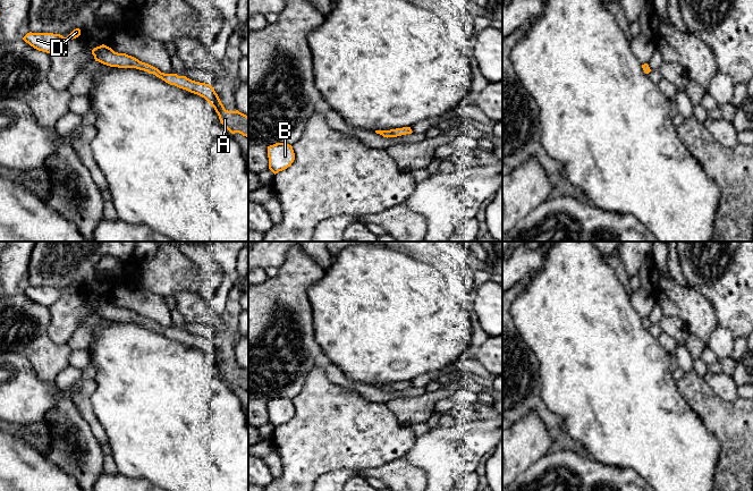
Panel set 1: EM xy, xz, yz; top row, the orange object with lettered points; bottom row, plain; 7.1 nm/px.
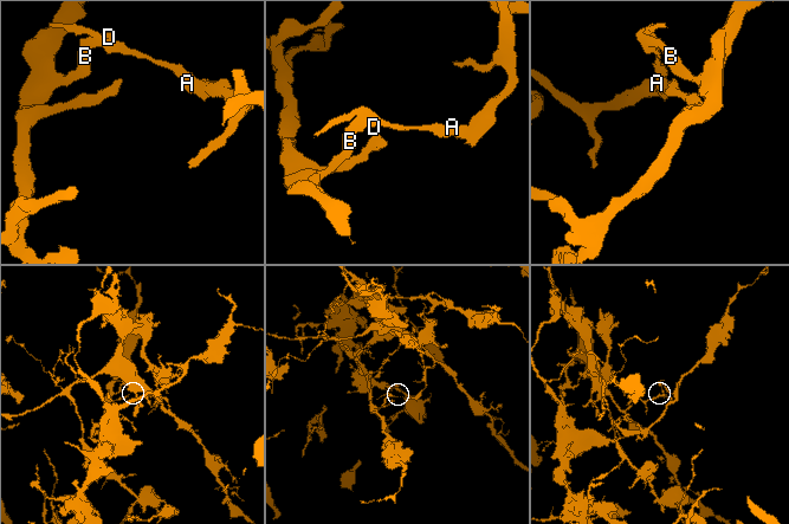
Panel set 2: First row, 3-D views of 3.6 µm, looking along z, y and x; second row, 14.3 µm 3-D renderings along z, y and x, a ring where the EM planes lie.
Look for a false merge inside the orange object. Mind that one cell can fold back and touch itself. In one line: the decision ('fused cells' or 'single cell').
single cell

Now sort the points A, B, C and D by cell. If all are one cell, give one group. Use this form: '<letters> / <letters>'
A B C D

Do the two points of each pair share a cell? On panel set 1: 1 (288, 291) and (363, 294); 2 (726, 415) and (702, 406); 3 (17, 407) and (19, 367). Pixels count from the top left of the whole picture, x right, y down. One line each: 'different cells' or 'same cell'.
1: different cells
2: same cell
3: same cell

